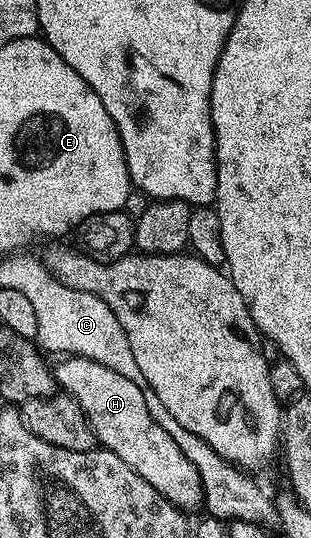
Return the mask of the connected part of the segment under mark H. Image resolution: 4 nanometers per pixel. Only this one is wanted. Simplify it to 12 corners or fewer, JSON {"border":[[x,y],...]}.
{"border":[[97,360],[54,363],[98,445],[165,500],[203,506],[201,476],[145,396]]}

